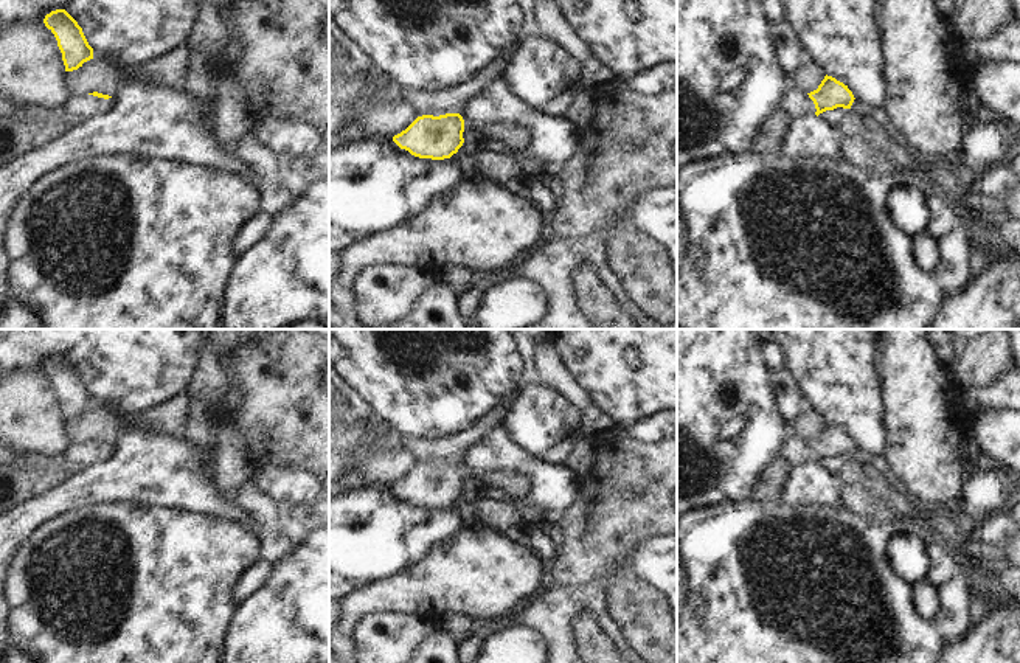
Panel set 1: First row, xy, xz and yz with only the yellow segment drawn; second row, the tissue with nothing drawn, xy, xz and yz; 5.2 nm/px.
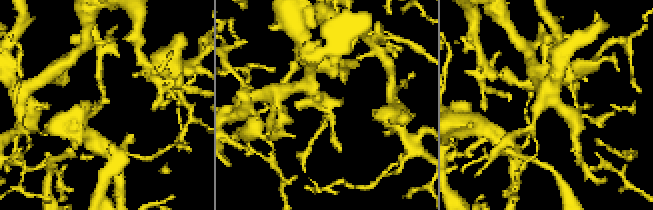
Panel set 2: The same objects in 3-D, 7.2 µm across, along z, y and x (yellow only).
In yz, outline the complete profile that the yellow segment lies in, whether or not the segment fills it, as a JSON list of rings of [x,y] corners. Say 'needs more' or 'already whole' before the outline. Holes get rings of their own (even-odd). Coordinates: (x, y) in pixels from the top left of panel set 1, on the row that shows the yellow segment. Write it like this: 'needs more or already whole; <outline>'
needs more; [[[826,75],[818,89],[807,95],[790,85],[782,101],[782,110],[789,113],[792,120],[800,120],[804,116],[818,116],[837,107],[851,109],[854,99],[848,85]]]

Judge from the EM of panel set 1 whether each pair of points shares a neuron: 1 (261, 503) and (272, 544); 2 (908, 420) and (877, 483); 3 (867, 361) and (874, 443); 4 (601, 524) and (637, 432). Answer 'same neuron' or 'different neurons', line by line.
1: same neuron
2: different neurons
3: same neuron
4: different neurons

